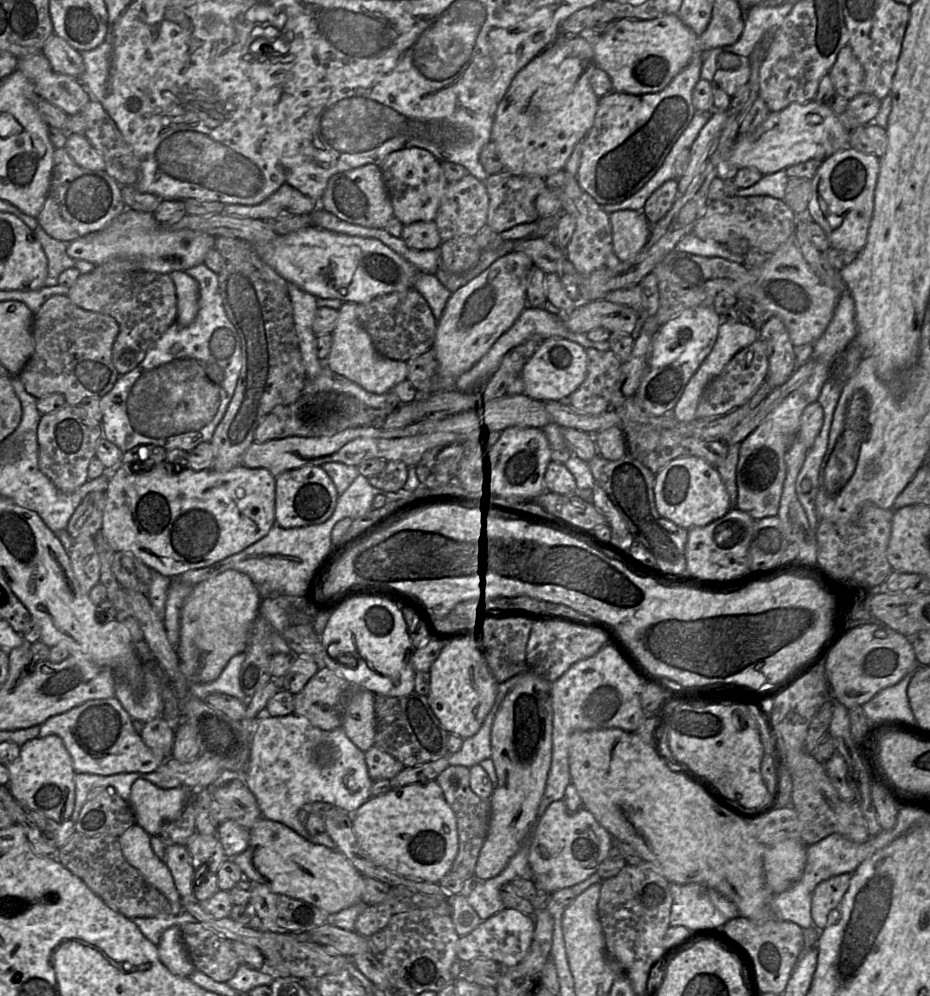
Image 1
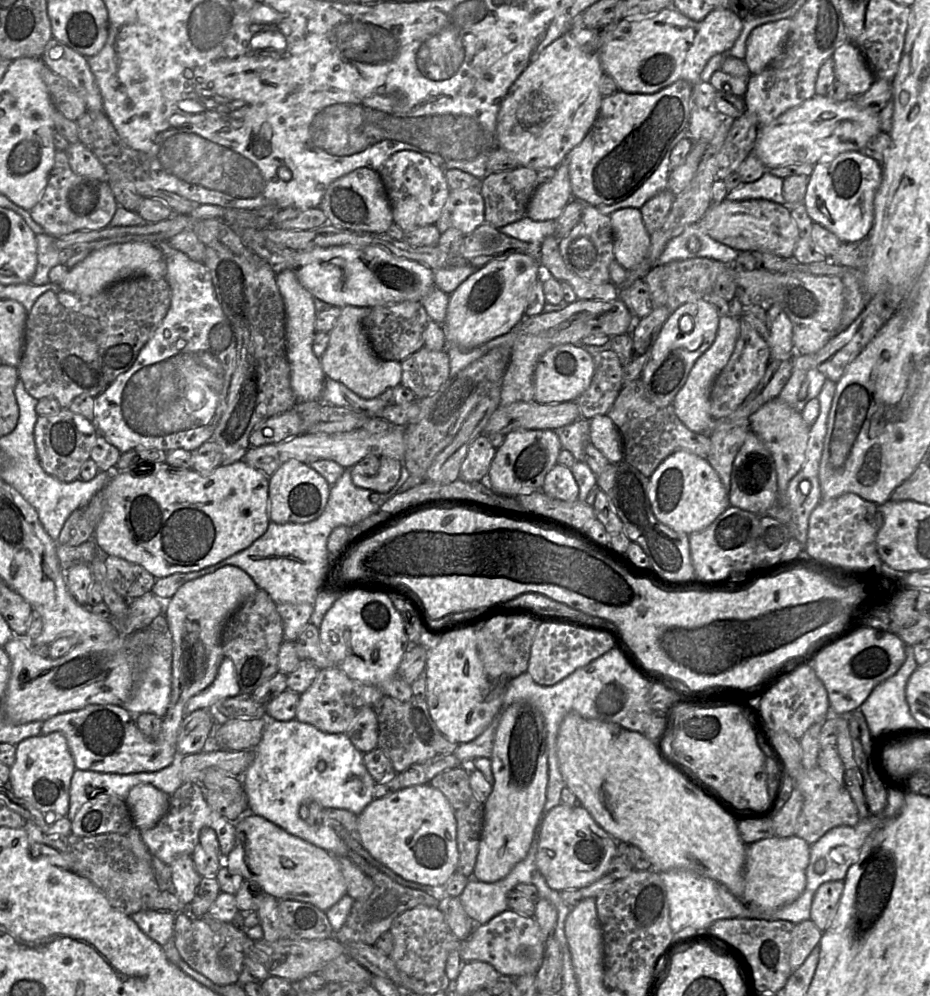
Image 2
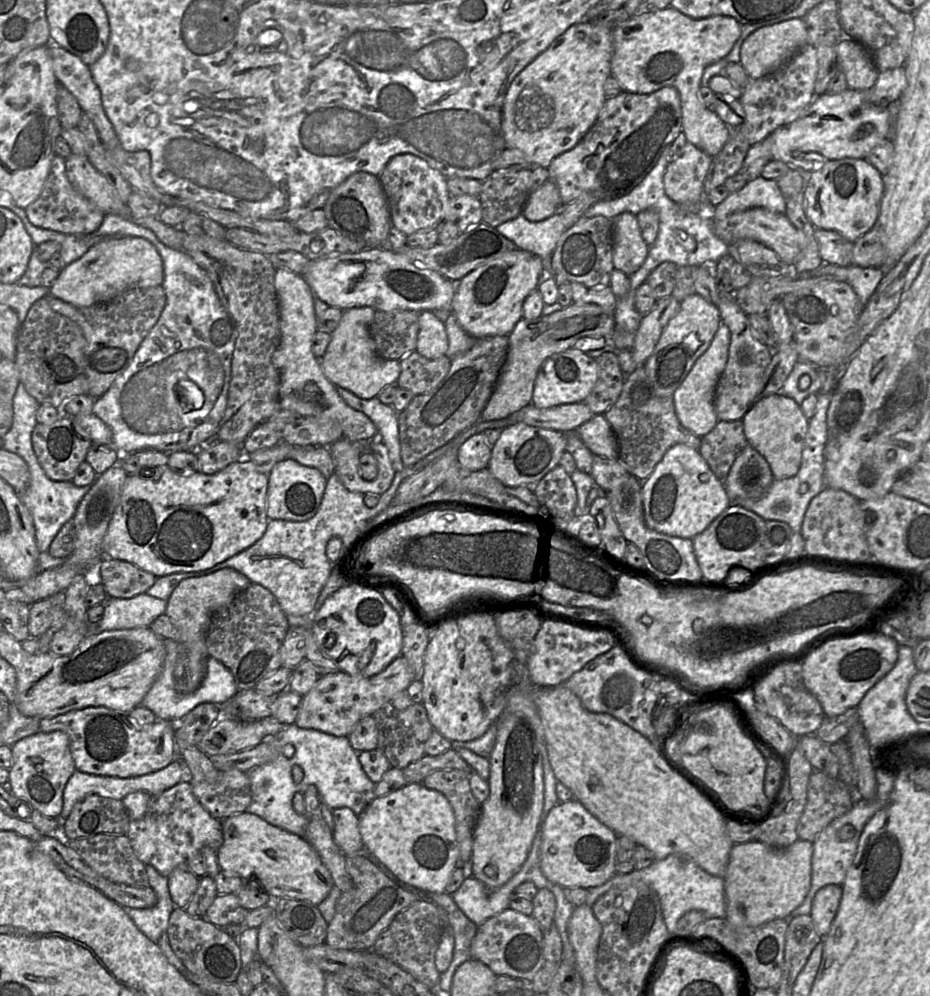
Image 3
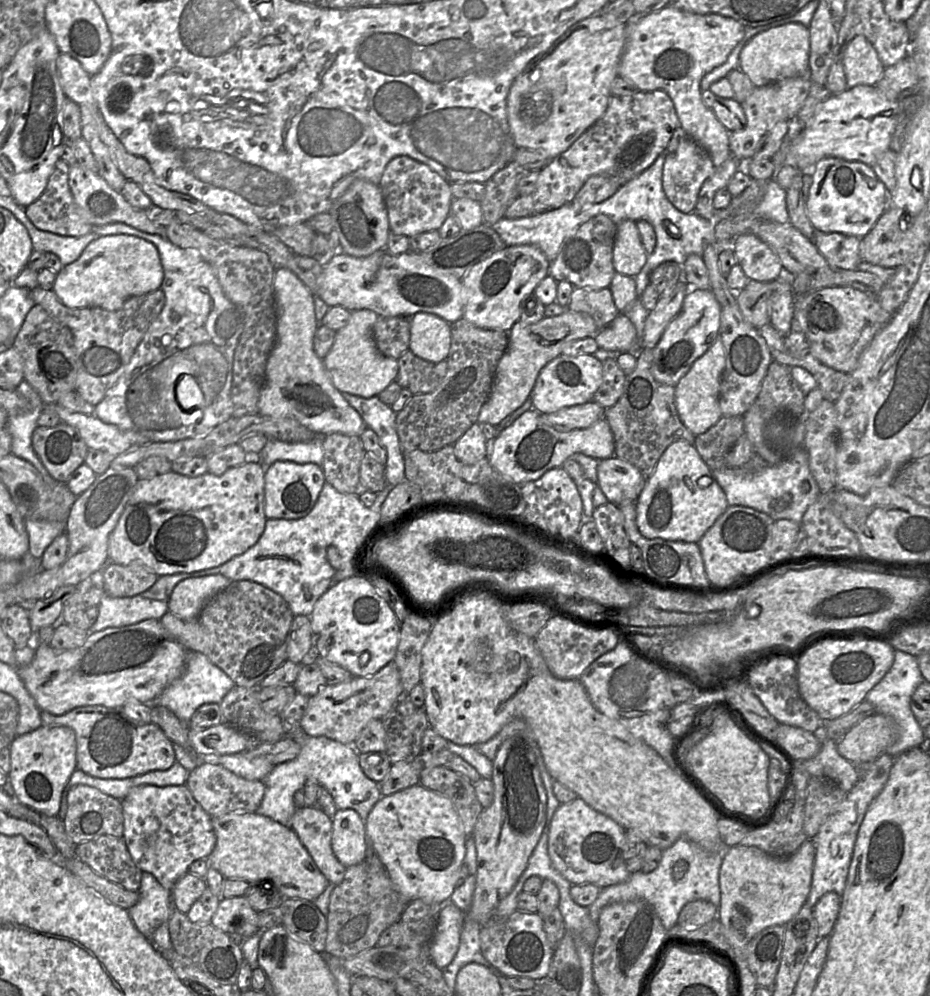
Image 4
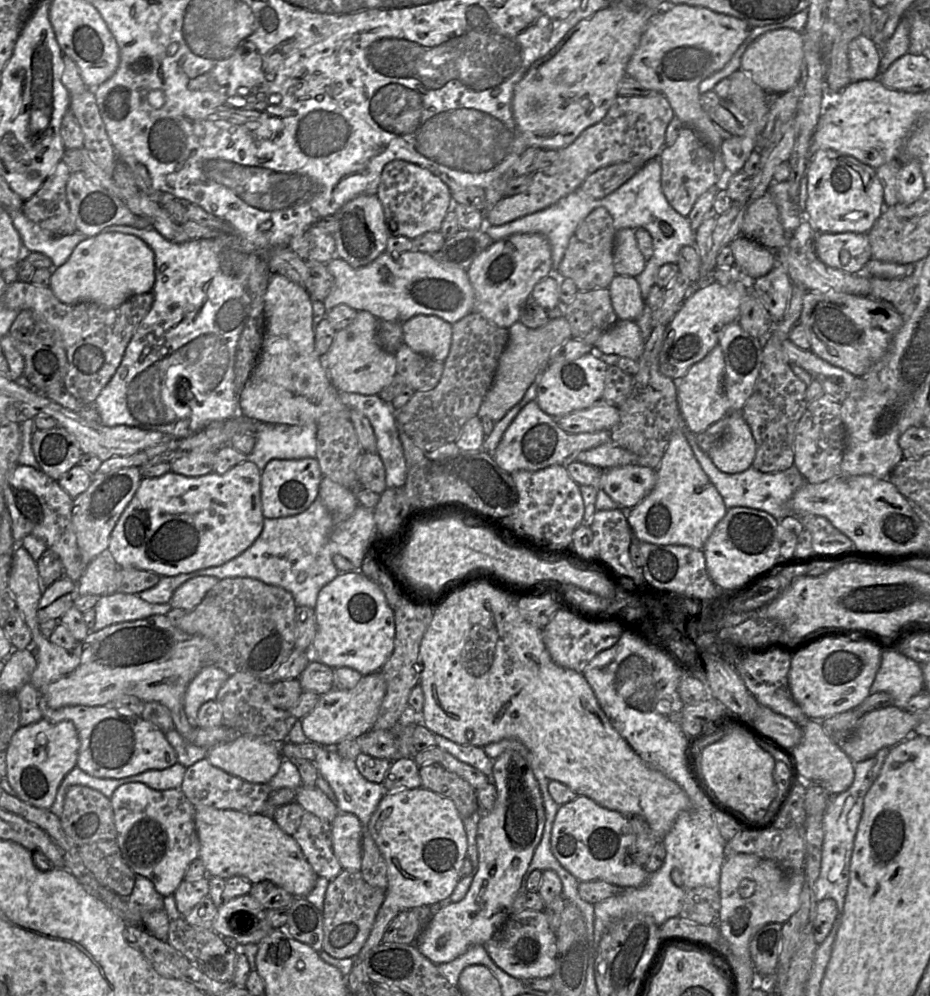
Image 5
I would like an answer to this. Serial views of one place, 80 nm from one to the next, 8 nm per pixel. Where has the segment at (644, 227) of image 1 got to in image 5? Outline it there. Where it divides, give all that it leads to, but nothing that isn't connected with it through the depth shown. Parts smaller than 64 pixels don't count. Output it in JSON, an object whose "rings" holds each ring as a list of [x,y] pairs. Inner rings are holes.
{"rings":[[[623,228],[616,232],[613,264],[616,274],[638,276],[645,268],[646,260],[635,237],[635,230]]]}

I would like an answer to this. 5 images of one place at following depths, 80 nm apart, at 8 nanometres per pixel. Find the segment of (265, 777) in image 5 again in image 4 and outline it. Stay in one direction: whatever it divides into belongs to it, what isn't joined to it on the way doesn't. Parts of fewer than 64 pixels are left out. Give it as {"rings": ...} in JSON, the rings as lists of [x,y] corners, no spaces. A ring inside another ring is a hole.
{"rings":[[[252,751],[218,755],[218,764],[247,780],[263,780],[274,767],[267,759],[252,754]]]}

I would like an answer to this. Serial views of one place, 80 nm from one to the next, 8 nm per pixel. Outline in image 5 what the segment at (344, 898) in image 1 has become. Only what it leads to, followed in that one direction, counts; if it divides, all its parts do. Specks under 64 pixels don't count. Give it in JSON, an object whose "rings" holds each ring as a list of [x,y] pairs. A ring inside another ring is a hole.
{"rings":[[[209,806],[195,807],[195,827],[200,842],[198,858],[203,862],[207,876],[222,879],[238,876],[252,884],[271,881],[295,898],[305,898],[313,890],[319,876],[305,858],[296,840],[282,831],[272,817]]]}

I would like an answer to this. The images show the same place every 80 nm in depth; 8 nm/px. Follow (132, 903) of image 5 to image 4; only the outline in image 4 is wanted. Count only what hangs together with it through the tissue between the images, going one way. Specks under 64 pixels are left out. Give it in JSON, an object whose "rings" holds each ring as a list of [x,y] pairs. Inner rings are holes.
{"rings":[[[143,872],[138,893],[138,902],[127,911],[137,930],[147,939],[152,940],[154,931],[167,922],[174,911],[171,891],[165,889],[151,873]]]}

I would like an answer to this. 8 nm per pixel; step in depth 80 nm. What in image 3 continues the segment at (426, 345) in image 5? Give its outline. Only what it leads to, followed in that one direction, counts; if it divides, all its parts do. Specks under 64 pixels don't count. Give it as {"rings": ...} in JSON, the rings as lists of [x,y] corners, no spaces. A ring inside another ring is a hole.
{"rings":[[[432,311],[419,312],[419,333],[416,351],[428,359],[436,359],[446,354],[448,336],[444,322]]]}

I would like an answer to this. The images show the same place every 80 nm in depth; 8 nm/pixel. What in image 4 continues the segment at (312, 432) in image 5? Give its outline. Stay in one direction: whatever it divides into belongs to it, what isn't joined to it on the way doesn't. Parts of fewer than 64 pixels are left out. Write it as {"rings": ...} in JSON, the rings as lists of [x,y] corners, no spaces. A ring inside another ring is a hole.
{"rings":[[[316,435],[307,442],[285,442],[269,438],[258,456],[251,456],[250,461],[259,462],[266,469],[275,461],[295,463],[314,463],[321,466],[323,461],[322,436]]]}

